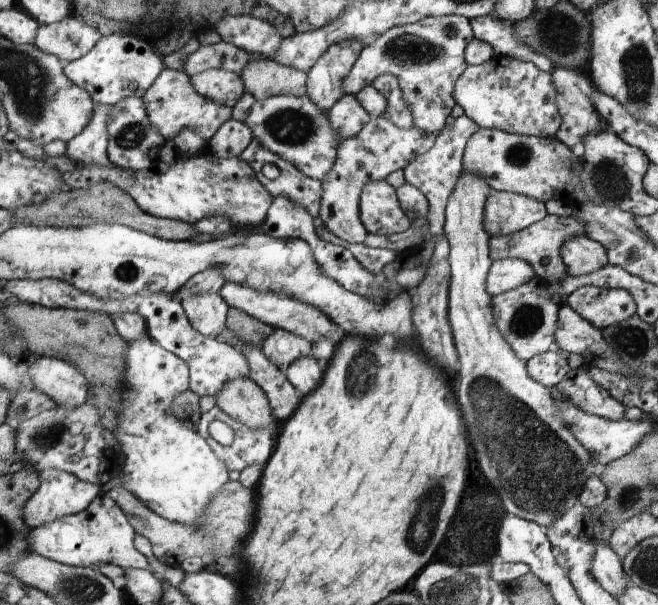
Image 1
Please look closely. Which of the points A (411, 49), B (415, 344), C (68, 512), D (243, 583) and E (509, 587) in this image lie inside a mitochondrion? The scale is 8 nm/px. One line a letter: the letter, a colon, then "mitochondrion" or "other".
A: mitochondrion
B: other
C: other
D: other
E: other

